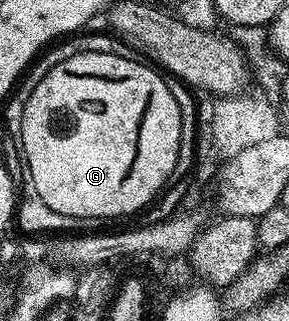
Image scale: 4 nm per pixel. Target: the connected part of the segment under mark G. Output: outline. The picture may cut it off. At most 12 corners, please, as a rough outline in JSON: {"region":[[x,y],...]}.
{"region":[[141,60],[55,64],[19,145],[43,204],[112,220],[166,189],[179,105]]}

